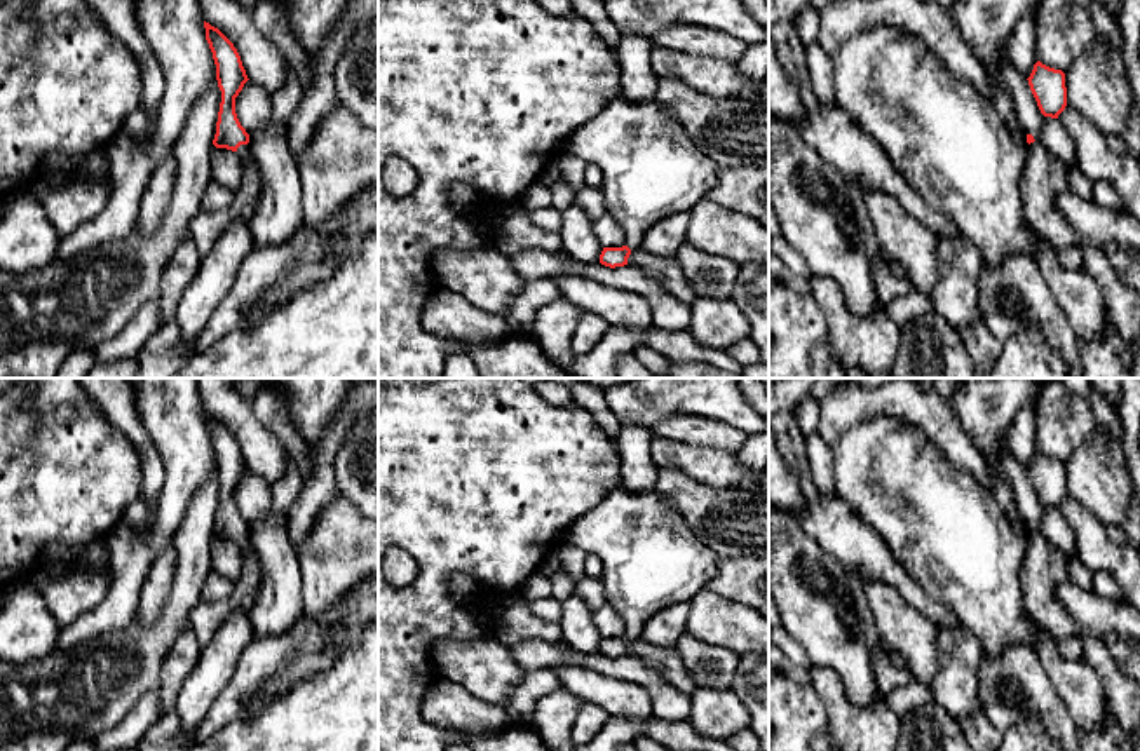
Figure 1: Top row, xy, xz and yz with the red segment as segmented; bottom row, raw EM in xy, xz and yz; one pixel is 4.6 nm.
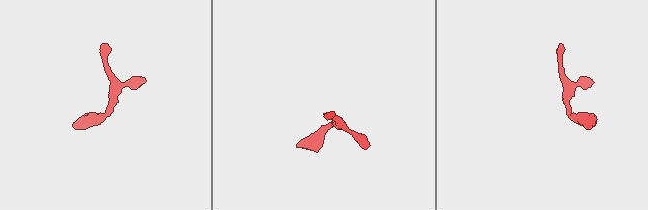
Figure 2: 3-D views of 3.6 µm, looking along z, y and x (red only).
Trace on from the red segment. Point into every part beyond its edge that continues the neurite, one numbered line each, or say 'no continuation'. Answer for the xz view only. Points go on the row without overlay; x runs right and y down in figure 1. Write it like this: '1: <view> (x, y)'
1: xz (651, 558)

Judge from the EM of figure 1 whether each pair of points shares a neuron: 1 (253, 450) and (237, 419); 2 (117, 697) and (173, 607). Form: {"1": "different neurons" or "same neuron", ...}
{"1": "same neuron", "2": "same neuron"}

